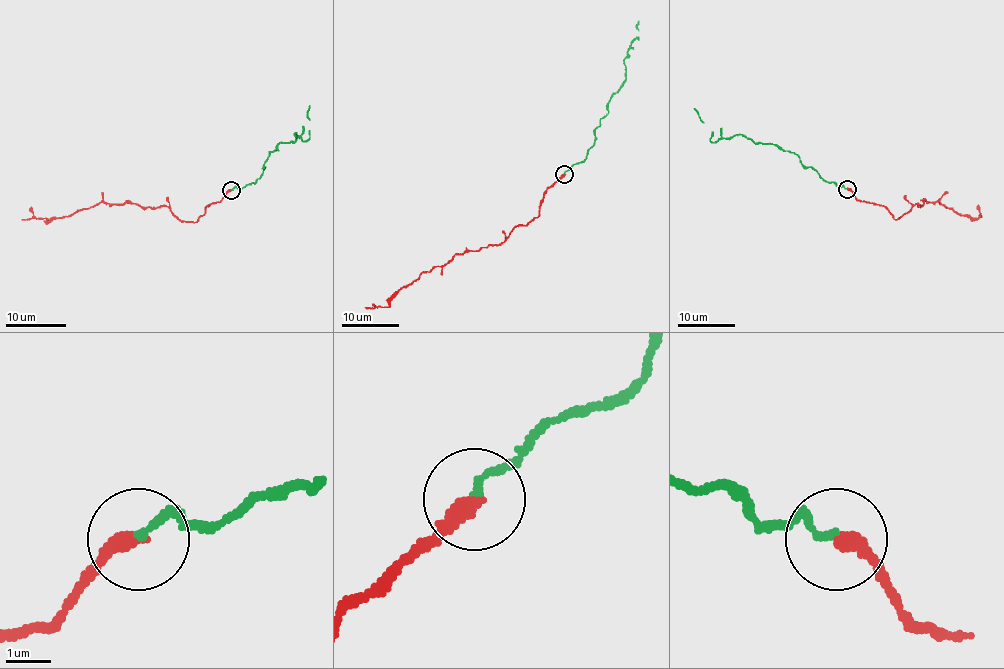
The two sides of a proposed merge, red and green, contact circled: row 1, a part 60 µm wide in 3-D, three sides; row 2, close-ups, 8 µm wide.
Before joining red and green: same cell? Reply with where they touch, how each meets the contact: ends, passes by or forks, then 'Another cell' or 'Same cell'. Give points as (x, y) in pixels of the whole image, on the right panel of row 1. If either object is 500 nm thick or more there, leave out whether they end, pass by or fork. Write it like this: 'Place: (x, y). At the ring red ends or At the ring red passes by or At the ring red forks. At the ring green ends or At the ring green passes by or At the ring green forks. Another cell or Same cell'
Place: (847, 189). At the ring red ends. At the ring green ends. Same cell

